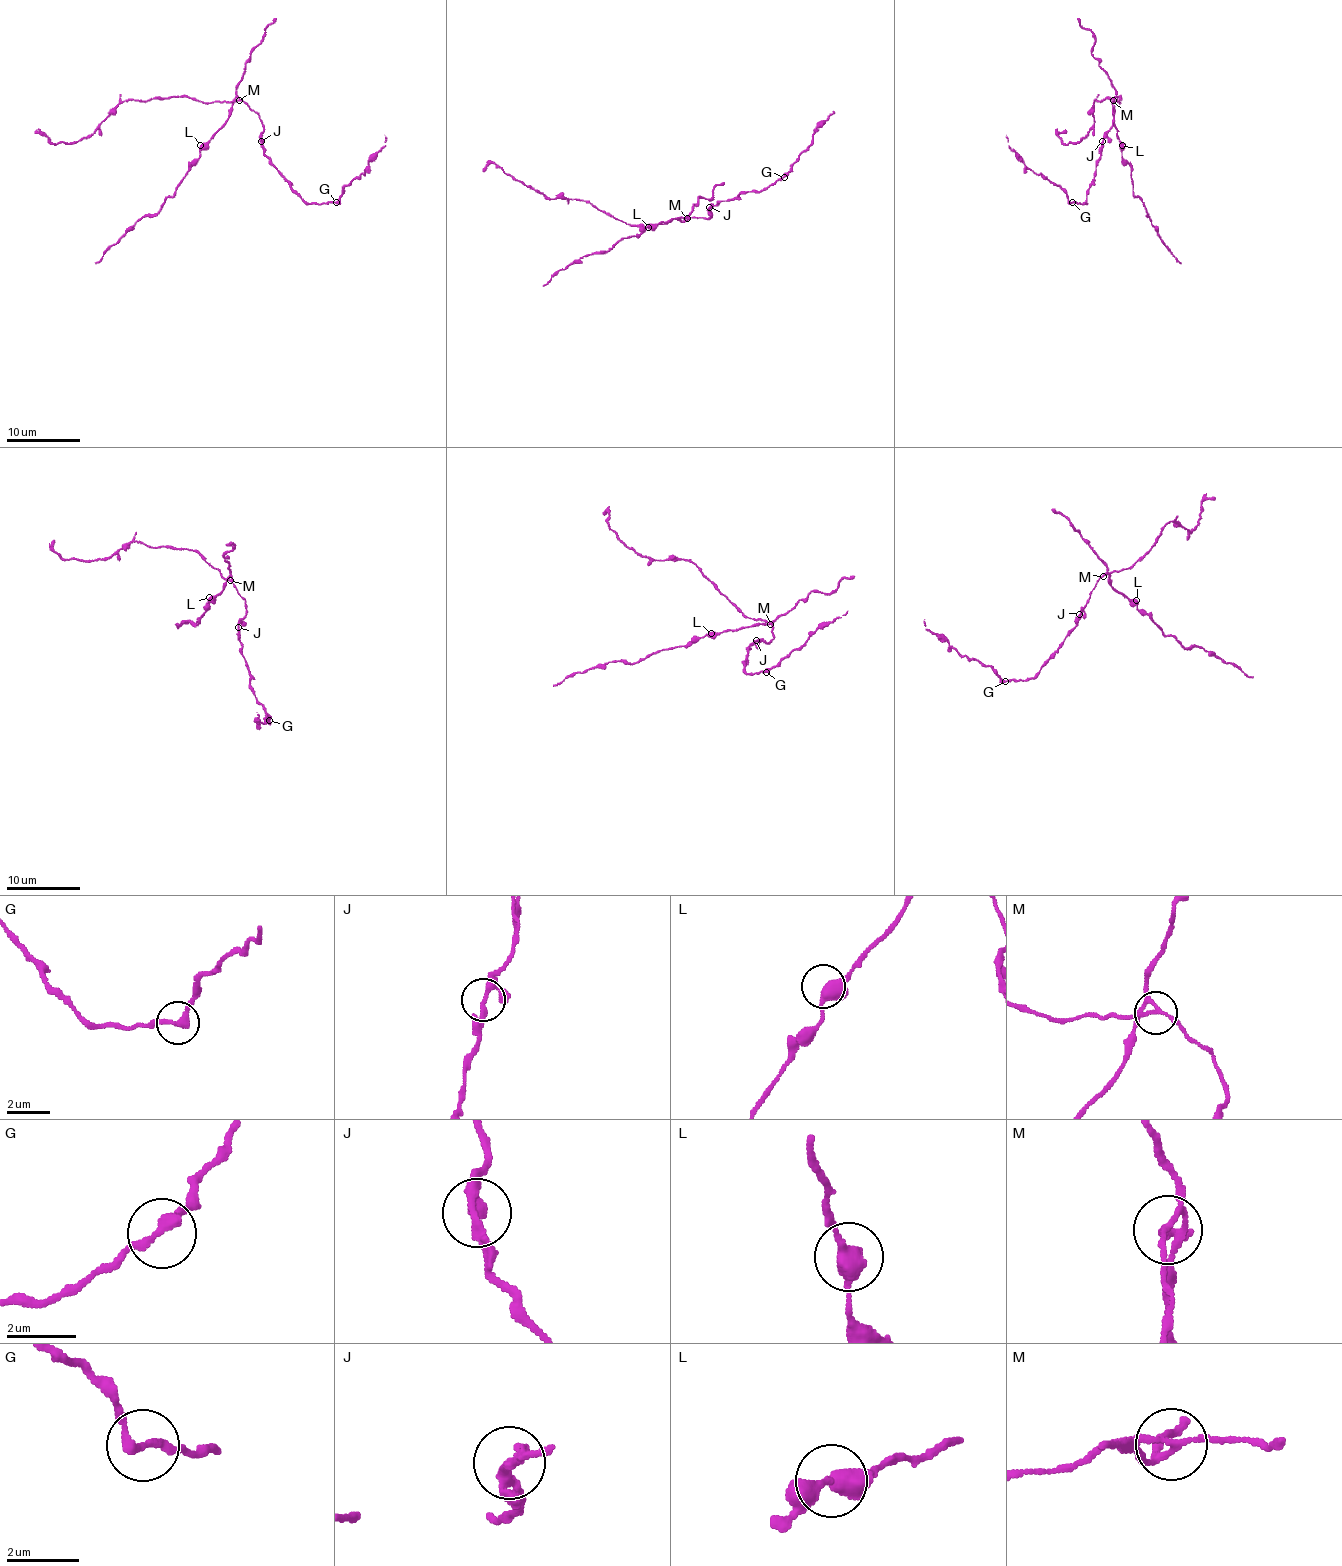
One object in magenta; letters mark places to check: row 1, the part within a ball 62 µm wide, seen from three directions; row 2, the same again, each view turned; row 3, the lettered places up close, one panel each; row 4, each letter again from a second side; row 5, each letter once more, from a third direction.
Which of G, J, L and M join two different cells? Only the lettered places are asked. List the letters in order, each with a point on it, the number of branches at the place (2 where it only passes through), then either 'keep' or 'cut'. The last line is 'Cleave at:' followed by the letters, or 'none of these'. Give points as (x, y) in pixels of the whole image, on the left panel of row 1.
G: at (336, 202); 2 branches meet; keep
J: at (261, 141); 4 branches meet; keep
L: at (200, 145); 3 branches meet; keep
M: at (239, 100); 4 branches meet; cut
Cleave at: M

